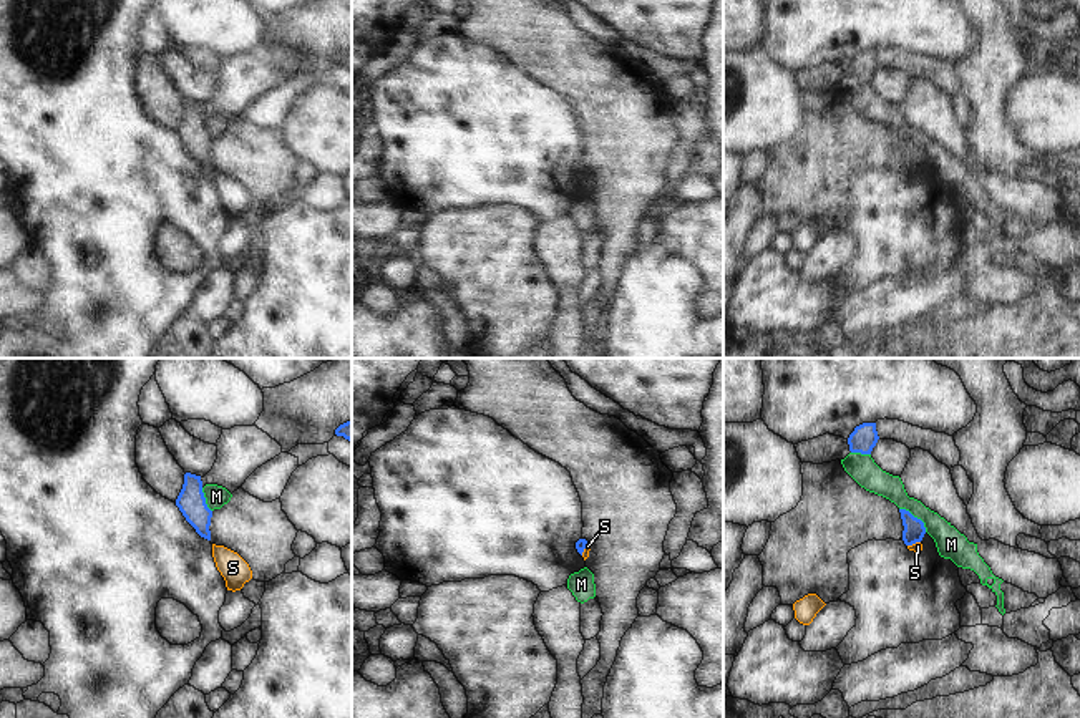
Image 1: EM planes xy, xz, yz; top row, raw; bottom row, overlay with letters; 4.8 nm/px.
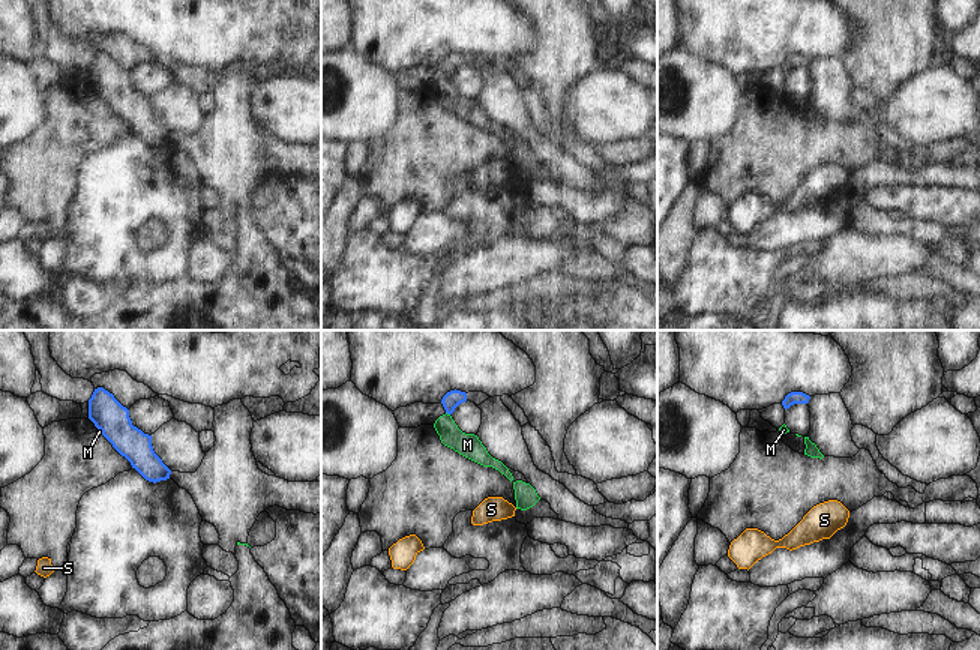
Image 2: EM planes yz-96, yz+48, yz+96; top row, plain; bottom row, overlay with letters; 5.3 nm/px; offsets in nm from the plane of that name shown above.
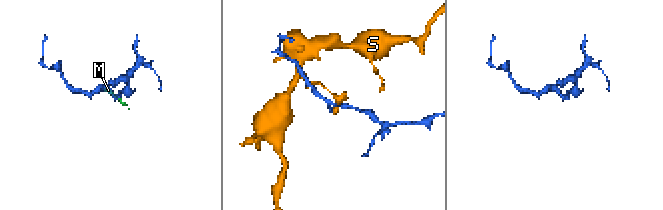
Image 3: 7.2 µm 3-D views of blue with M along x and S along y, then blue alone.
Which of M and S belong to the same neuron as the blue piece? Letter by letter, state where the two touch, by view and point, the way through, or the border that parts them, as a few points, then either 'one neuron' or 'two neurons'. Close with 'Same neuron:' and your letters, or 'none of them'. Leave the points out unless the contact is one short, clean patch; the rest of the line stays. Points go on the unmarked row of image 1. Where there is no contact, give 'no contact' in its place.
M: contact yz (916, 146); two neurons
S: contact xz (584, 176); border xz (588, 171), (581, 183); two neurons
Same neuron: none of them

